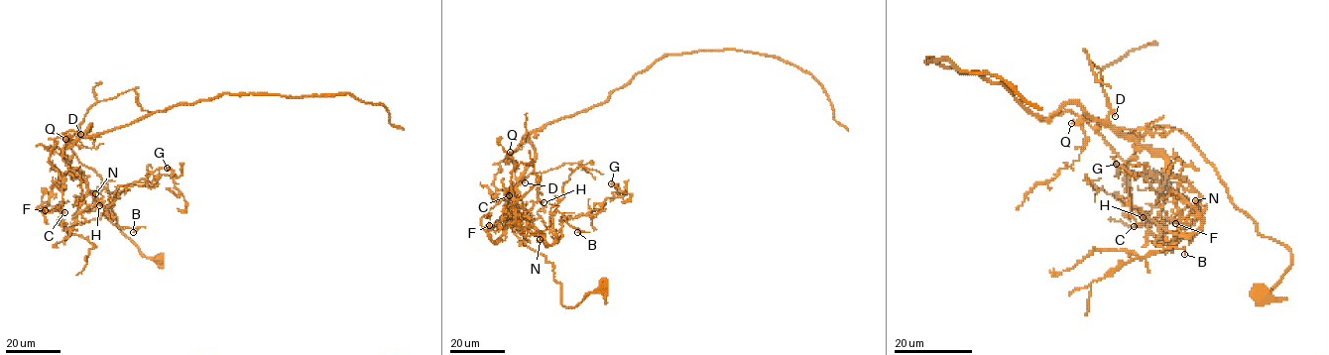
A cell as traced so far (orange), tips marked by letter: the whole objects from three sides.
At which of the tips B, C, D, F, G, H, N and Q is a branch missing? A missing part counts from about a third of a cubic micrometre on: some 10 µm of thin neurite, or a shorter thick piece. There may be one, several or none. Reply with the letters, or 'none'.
none

